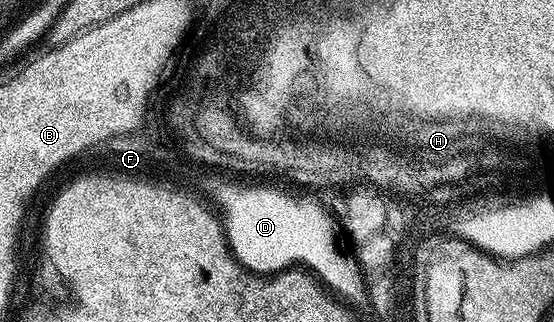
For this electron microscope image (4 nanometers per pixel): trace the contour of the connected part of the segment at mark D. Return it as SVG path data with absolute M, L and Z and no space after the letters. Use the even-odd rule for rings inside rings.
M242 183L239 189L228 189L228 185L220 189L220 185L216 185L215 204L221 209L219 212L222 214L222 228L228 245L232 248L232 254L253 273L271 275L289 267L300 266L315 274L333 294L339 295L345 302L365 300L364 277L357 259L352 255L347 257L336 246L336 229L332 226L334 217L323 208L319 200L307 201L304 197L291 197L280 189L263 189L260 185Z

